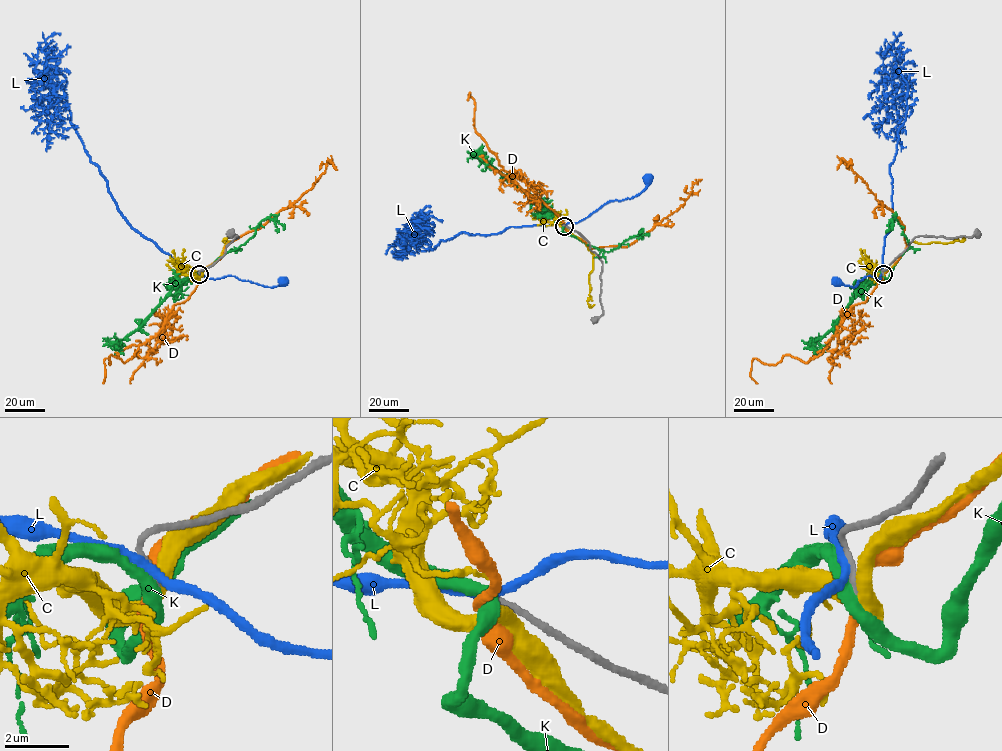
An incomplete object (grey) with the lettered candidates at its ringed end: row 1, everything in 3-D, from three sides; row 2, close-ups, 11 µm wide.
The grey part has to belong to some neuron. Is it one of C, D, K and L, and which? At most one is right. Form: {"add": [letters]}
{"add": ["C"]}

